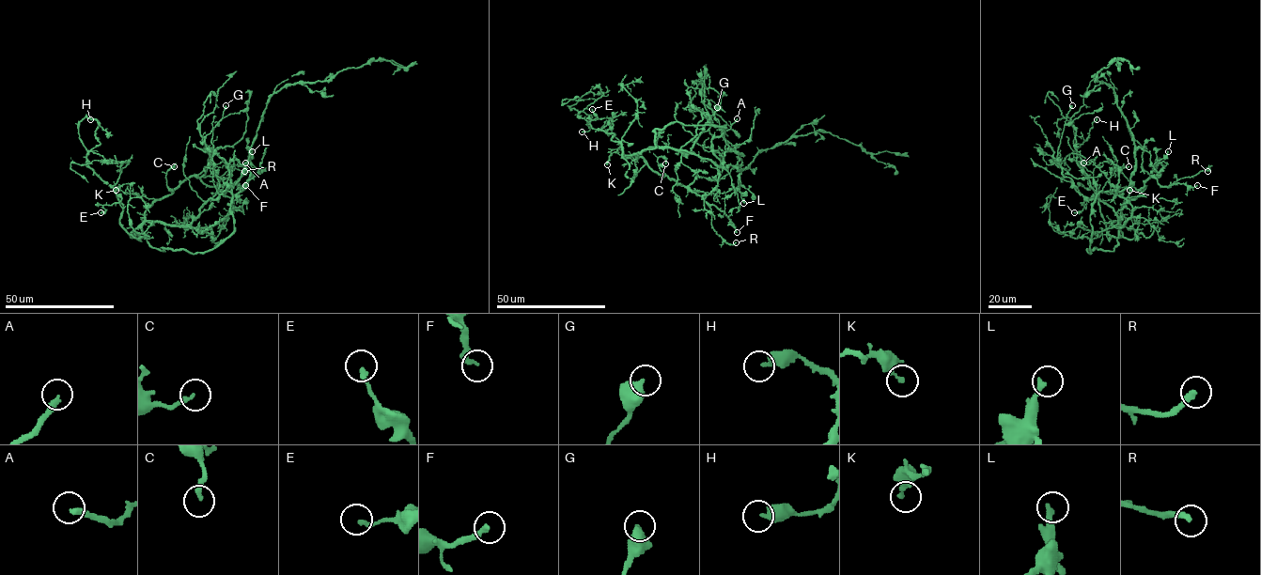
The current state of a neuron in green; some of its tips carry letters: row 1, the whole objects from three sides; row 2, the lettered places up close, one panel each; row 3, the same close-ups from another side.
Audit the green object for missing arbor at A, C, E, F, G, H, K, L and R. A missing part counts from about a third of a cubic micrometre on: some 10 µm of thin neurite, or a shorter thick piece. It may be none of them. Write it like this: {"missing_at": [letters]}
{"missing_at": []}

